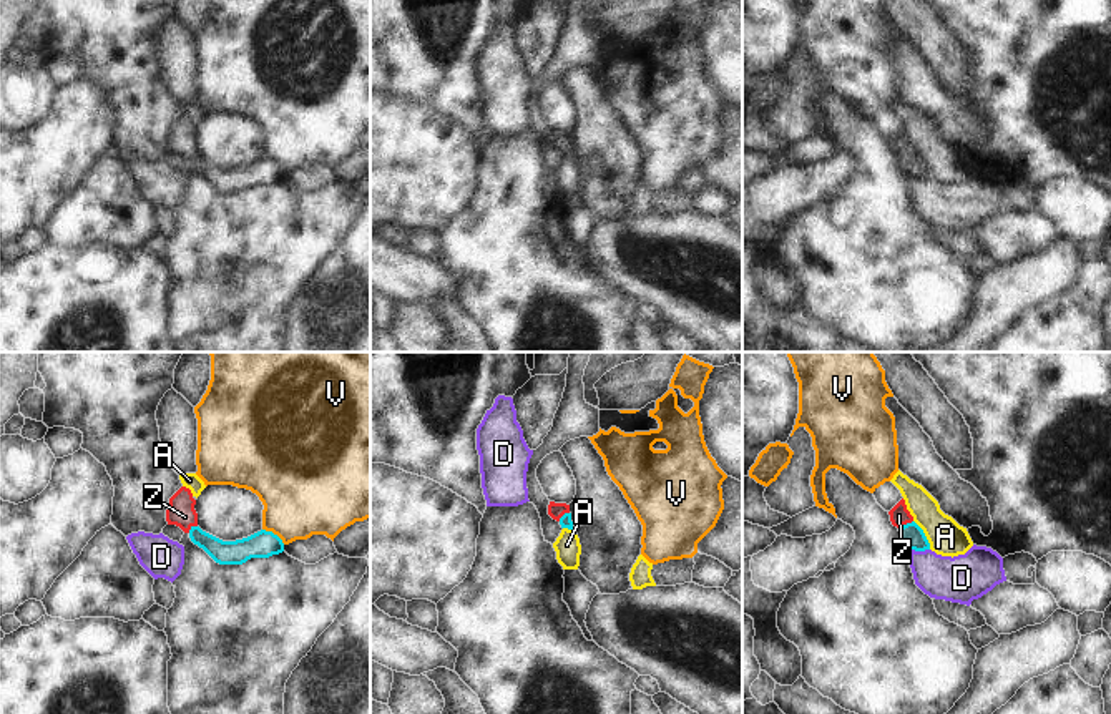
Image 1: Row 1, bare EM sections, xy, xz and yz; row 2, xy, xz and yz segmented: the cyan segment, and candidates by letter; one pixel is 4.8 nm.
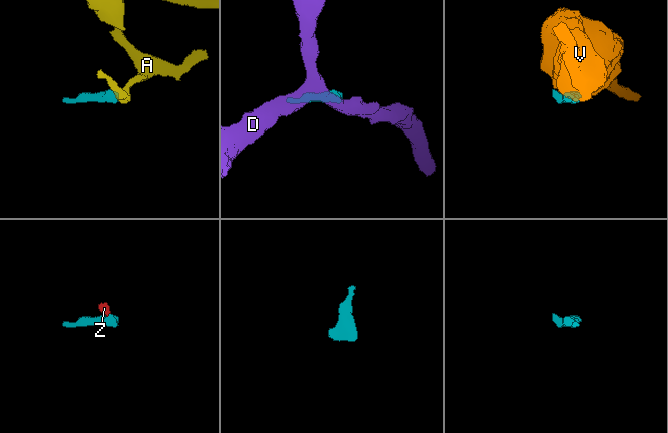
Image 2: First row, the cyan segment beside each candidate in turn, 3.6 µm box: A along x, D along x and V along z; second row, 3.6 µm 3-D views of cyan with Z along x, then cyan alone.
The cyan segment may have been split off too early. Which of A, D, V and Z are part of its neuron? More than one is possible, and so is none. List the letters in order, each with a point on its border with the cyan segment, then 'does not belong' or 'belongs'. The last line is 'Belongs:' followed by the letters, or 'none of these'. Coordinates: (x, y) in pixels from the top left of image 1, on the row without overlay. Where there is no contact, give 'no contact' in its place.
A: contact yz (924, 163); does not belong
D: contact yz (919, 178); does not belong
V: contact xy (273, 161); does not belong
Z: contact yz (907, 151); belongs
Belongs: Z

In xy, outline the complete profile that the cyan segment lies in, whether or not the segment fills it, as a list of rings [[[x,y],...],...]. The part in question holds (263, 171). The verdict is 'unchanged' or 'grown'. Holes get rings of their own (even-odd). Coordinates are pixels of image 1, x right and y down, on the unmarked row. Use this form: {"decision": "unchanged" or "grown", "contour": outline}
{"decision": "grown", "contour": [[[181,115],[166,138],[168,153],[179,154],[191,169],[203,176],[219,193],[242,193],[251,186],[269,186],[284,179],[282,168],[272,159],[261,158],[247,166],[223,169],[198,154],[196,128],[189,116]]]}

